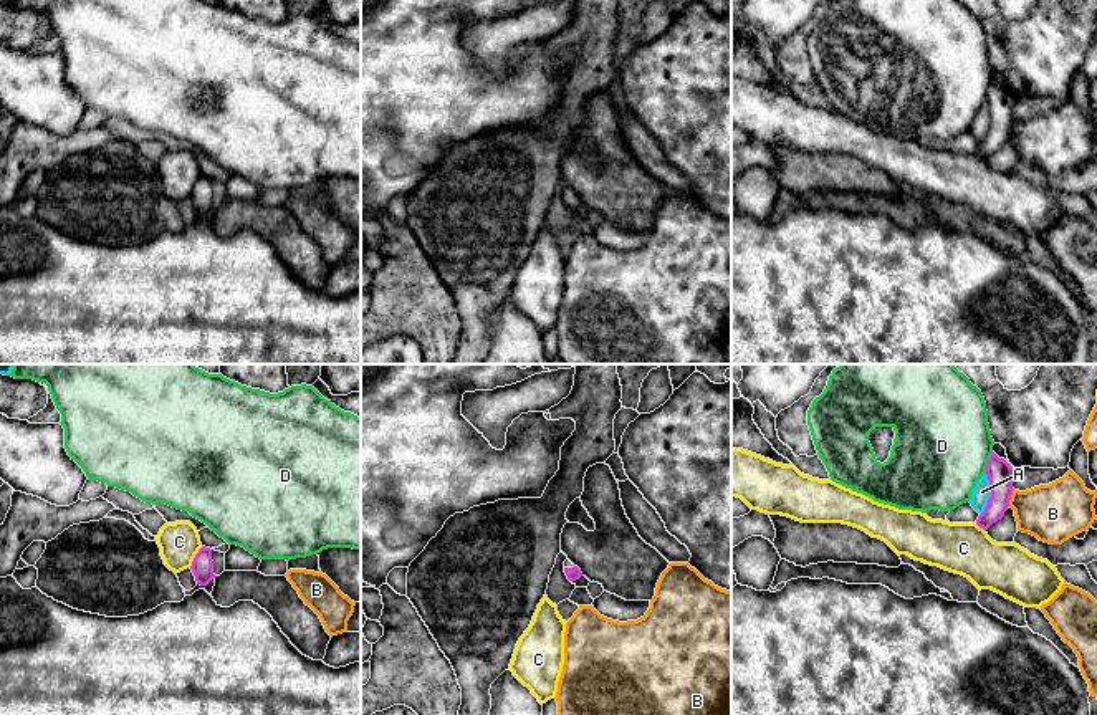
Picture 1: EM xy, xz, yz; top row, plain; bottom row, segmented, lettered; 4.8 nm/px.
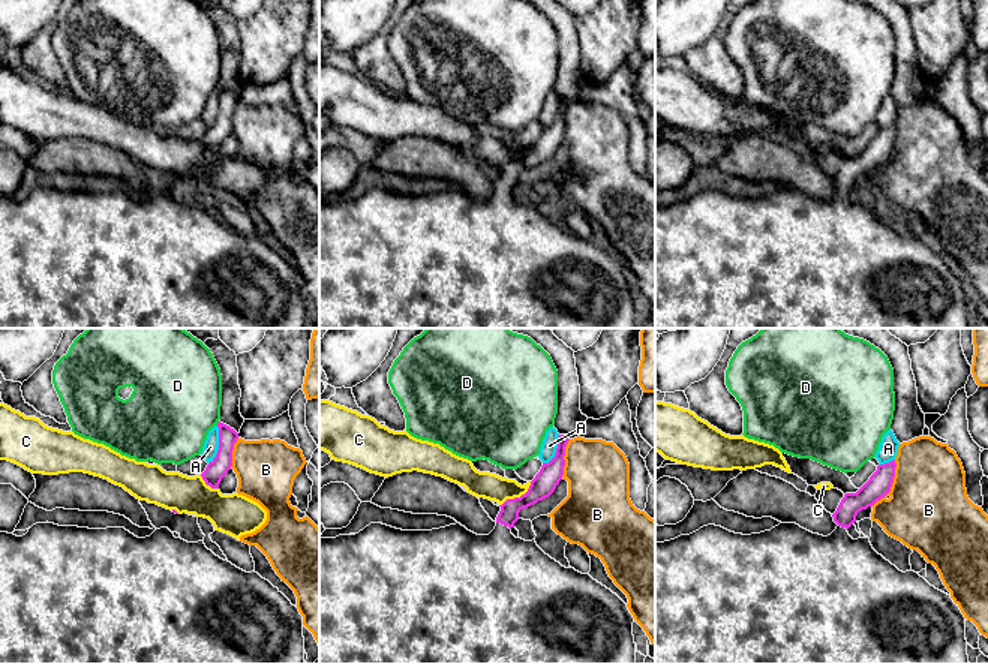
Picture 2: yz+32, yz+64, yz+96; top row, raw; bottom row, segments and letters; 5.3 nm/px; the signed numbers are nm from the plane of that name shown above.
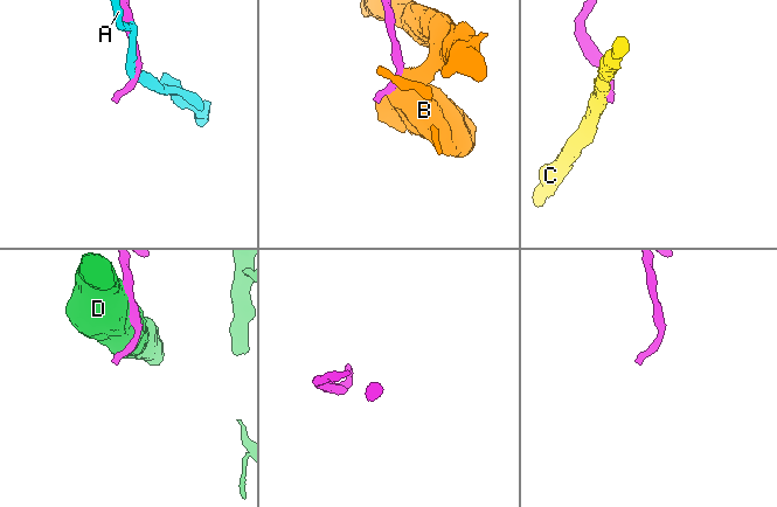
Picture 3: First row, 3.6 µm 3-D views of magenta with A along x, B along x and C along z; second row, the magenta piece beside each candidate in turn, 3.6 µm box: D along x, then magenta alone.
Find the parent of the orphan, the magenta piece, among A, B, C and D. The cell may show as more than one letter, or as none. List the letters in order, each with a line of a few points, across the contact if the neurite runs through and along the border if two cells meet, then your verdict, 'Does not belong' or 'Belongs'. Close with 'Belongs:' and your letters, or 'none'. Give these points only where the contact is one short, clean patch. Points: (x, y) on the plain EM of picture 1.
A: Does not belong
B: Line: yz (1013, 118), (1008, 134). Does not belong
C: Line: xy (202, 176), (189, 196). Does not belong
D: Does not belong
Belongs: none

